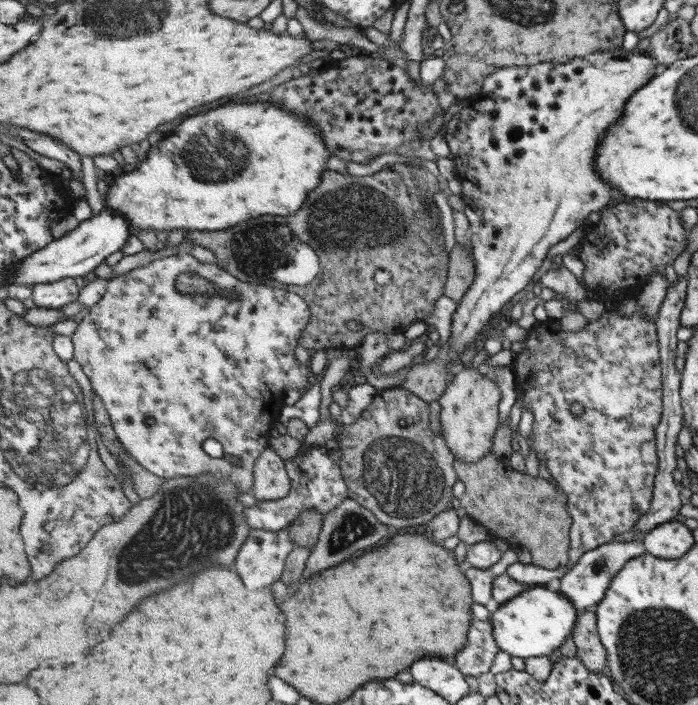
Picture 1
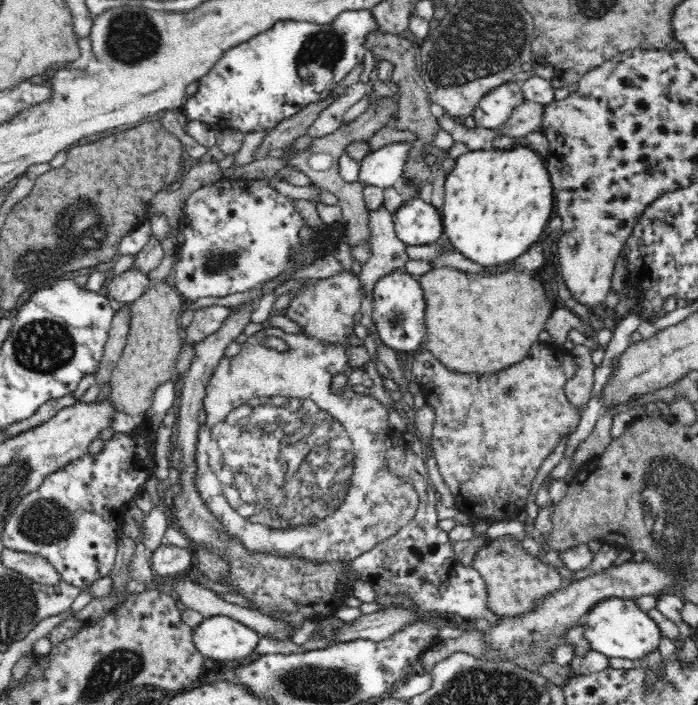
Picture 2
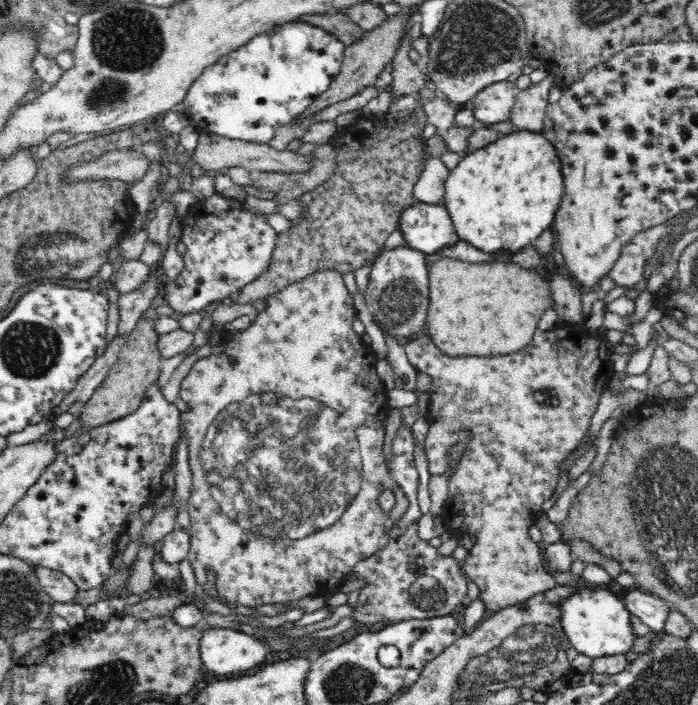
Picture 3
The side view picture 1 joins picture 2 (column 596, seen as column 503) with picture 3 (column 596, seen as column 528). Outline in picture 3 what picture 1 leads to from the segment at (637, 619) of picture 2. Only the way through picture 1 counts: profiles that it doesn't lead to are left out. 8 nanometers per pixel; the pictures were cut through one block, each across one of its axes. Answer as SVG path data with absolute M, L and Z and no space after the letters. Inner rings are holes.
M580 588L572 596L562 600L562 630L580 654L594 658L616 656L630 652L634 644L634 626L630 624L630 612L622 600L622 594L612 594L608 590Z

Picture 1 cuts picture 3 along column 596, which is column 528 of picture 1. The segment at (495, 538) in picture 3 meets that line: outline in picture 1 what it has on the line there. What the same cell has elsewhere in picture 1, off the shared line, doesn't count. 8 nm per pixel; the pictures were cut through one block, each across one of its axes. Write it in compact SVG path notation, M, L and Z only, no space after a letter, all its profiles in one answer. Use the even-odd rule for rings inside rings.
M609 308L599 320L587 322L587 326L583 330L577 332L569 332L561 328L559 322L555 320L543 320L537 322L535 328L531 328L527 332L527 338L521 342L521 352L517 352L517 358L511 364L511 370L515 374L515 386L517 386L517 400L523 396L523 410L531 410L533 412L533 450L537 454L537 460L545 460L545 466L551 474L551 478L561 486L561 492L567 496L567 512L569 518L573 520L571 524L571 532L569 532L569 564L575 566L577 560L589 552L595 550L597 546L609 542L613 536L625 534L629 530L633 530L635 522L647 512L651 500L653 500L653 482L659 470L659 458L657 458L657 442L655 442L655 426L661 422L663 416L663 382L661 382L661 362L659 362L659 346L657 346L657 332L655 332L655 320L657 314L653 318L645 318L641 314L641 308L637 308L637 312L631 318L625 318L621 314L615 312L615 308ZM571 402L579 402L583 406L581 416L573 416L569 414L569 404Z

